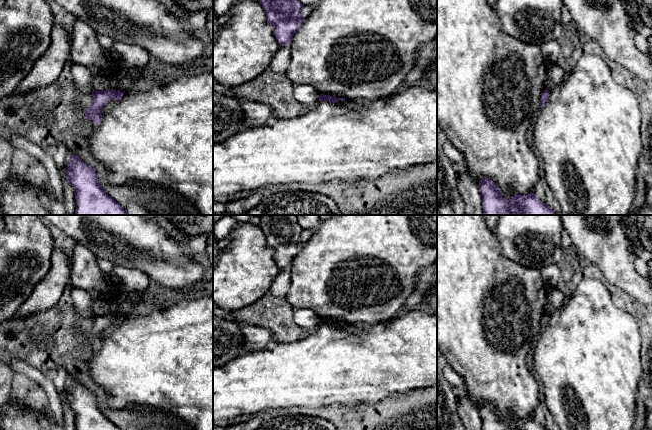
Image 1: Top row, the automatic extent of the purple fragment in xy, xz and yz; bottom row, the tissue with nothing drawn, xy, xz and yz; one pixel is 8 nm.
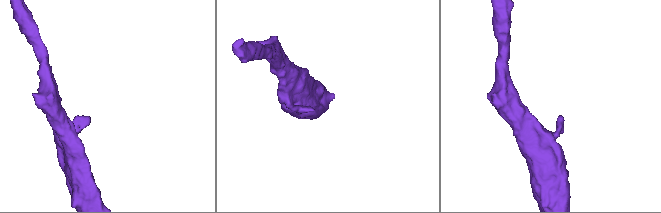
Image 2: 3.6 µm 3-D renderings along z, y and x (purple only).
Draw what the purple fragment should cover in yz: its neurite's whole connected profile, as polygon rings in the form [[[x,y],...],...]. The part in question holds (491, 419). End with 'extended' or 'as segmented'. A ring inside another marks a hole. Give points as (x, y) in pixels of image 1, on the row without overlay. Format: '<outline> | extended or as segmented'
[[[487,401],[480,404],[479,413],[483,430],[547,430],[536,421],[535,417],[528,419],[516,417],[505,425],[497,408]]] | as segmented

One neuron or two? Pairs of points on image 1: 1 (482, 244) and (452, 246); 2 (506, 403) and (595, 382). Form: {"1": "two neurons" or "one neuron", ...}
{"1": "one neuron", "2": "two neurons"}

